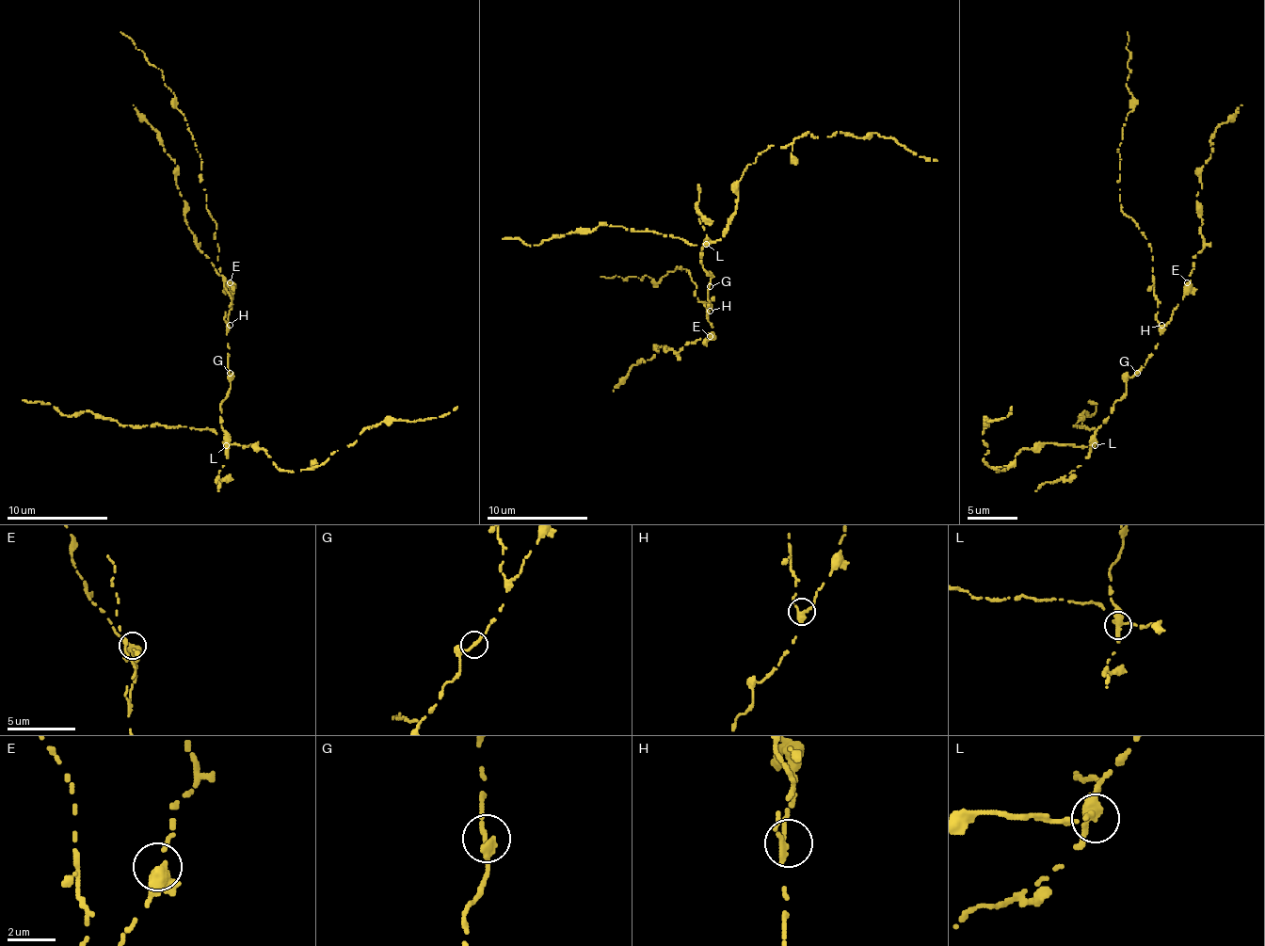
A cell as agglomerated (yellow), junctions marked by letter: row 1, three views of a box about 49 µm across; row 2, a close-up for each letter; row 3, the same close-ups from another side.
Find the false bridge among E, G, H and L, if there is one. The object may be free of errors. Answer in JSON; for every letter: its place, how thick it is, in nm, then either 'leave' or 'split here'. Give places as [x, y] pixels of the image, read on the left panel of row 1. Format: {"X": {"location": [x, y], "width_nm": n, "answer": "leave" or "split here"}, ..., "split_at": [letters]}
{"E": {"location": [230, 282], "width_nm": 320, "answer": "leave"}, "G": {"location": [230, 373], "width_nm": 200, "answer": "leave"}, "H": {"location": [230, 325], "width_nm": 300, "answer": "leave"}, "L": {"location": [226, 445], "width_nm": 340, "answer": "split here"}, "split_at": ["L"]}

